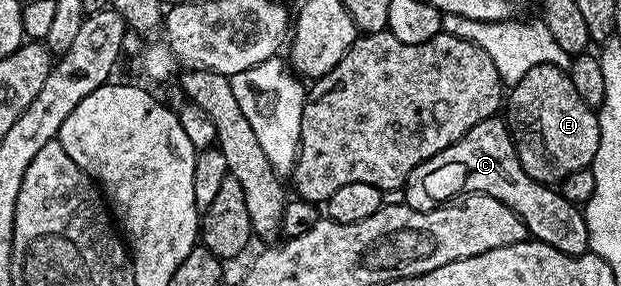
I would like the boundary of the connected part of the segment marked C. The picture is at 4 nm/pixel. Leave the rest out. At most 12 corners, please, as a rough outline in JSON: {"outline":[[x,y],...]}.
{"outline":[[503,118],[477,122],[409,174],[418,212],[465,192],[512,208],[570,256],[589,248],[580,205],[525,174]]}

